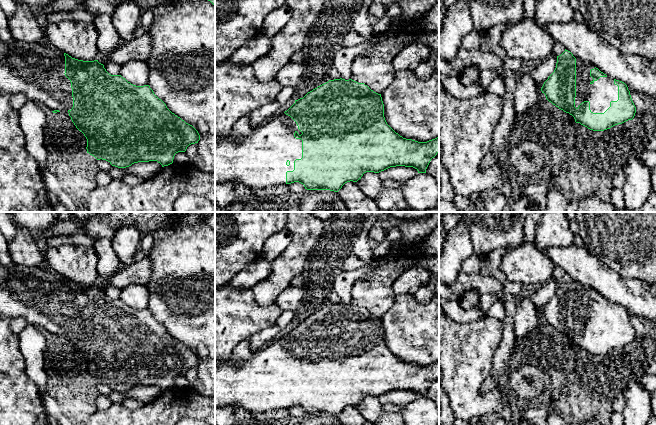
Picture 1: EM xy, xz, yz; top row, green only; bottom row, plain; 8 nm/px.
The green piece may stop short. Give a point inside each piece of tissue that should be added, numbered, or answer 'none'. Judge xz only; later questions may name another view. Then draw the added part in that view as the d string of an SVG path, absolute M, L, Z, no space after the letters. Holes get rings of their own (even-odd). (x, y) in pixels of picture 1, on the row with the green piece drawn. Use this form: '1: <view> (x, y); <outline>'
1: xz (259, 161); M283 113L273 116L261 125L251 127L250 135L244 139L234 141L231 135L215 138L215 183L244 184L255 189L286 184L286 172L293 171L294 161L302 158L302 140L294 137L296 131L299 135L302 134L296 122Z

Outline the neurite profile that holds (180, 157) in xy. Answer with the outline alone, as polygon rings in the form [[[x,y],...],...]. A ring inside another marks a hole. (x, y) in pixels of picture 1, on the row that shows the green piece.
[[[185,152],[176,153],[173,159],[174,164],[183,164],[183,163],[188,163],[188,162],[190,161]]]

